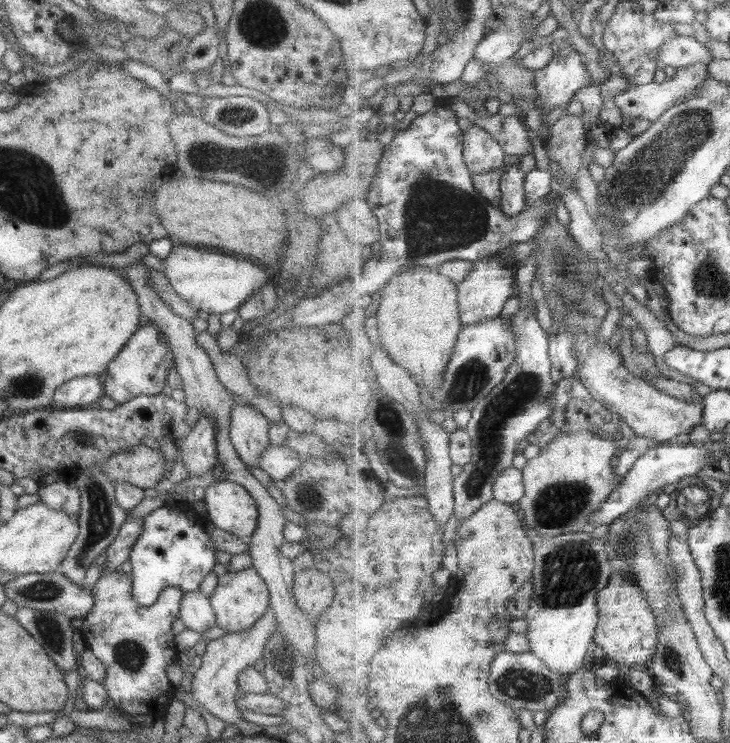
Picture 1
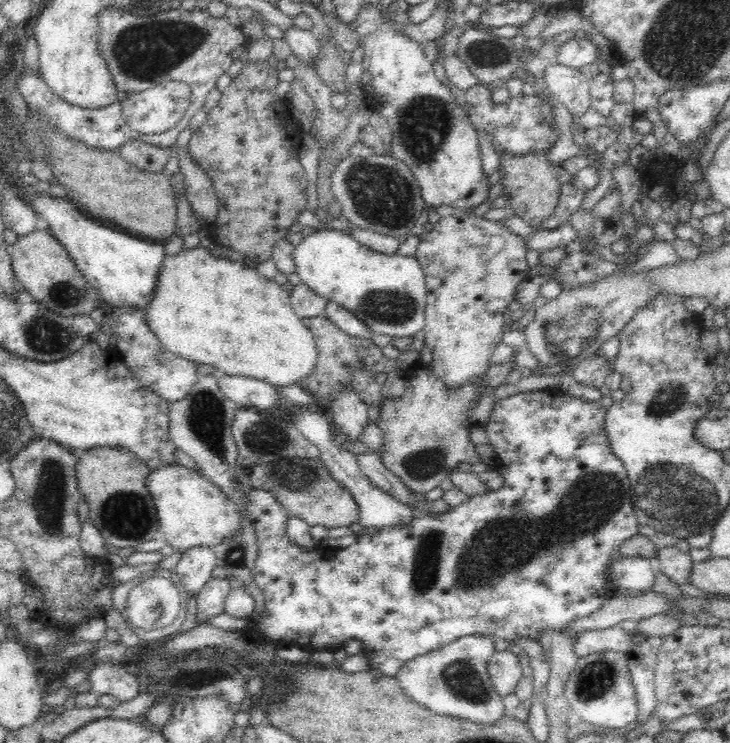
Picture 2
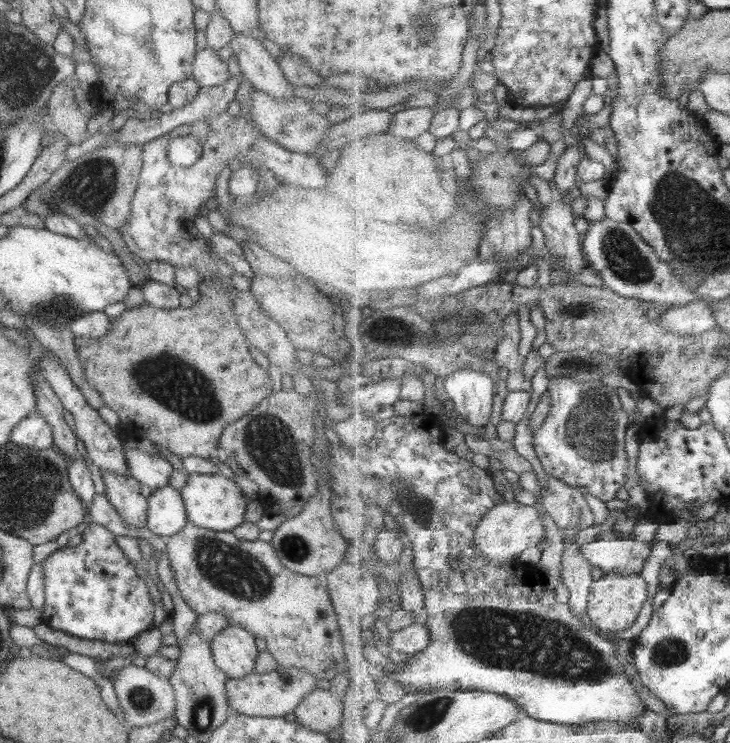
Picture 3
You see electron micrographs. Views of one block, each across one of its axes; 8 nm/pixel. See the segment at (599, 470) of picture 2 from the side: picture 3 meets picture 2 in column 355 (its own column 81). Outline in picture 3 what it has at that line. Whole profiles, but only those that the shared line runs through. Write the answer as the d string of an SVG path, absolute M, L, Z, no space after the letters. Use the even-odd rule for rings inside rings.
M90 522L82 530L81 538L80 544L55 549L41 562L44 582L42 624L80 639L113 644L131 643L141 632L153 628L154 604L142 580L143 575L123 555L114 534L103 526Z

